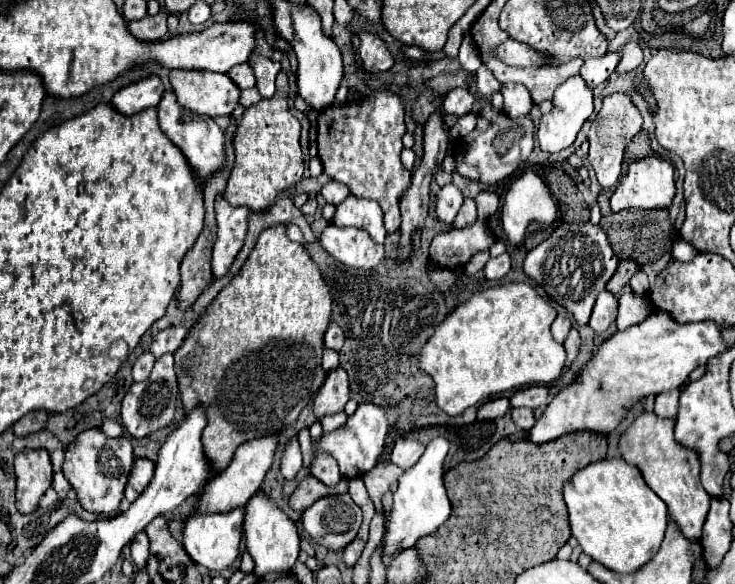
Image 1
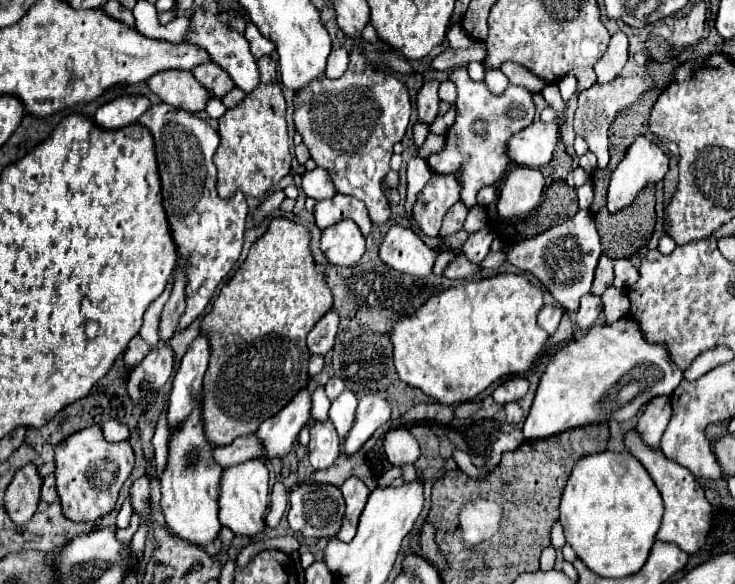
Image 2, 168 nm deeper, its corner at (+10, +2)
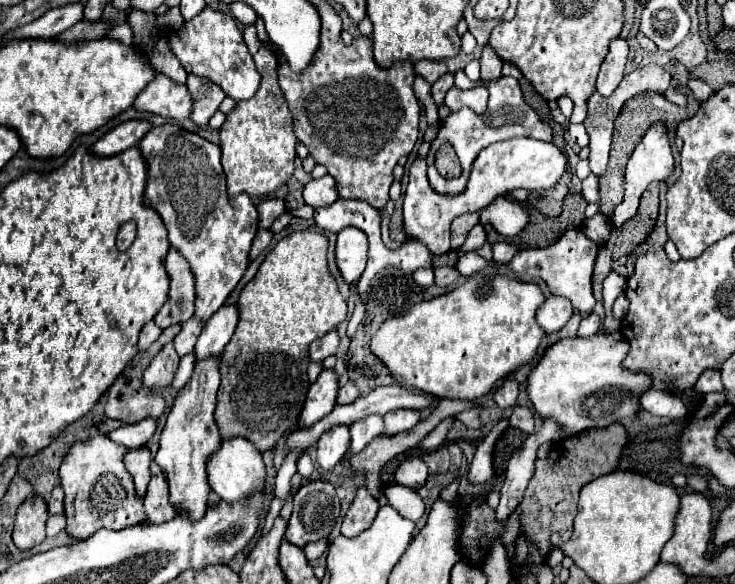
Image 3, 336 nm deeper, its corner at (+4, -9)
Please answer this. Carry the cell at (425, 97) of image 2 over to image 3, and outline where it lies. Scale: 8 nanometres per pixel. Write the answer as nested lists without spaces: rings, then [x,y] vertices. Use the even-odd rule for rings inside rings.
[[[446,72],[440,80],[436,80],[436,82],[432,84],[432,96],[434,96],[434,102],[436,102],[436,104],[442,104],[446,92],[448,92],[452,86],[454,86],[454,74],[452,74],[452,72]]]

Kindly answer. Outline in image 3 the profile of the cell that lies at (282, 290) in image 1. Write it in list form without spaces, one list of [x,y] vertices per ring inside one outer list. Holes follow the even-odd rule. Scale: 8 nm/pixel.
[[[304,230],[304,232],[292,232],[288,236],[284,236],[274,250],[270,250],[270,254],[264,258],[262,266],[258,268],[258,274],[244,286],[244,290],[240,292],[240,300],[238,300],[238,308],[240,308],[240,320],[238,320],[238,328],[234,332],[234,336],[230,338],[230,342],[226,344],[224,348],[224,354],[222,354],[222,384],[220,384],[220,390],[218,390],[218,406],[216,406],[216,424],[220,428],[220,436],[222,440],[228,440],[228,438],[234,438],[234,436],[242,436],[242,438],[248,438],[250,442],[254,442],[258,446],[260,452],[266,452],[266,450],[274,450],[278,440],[284,438],[290,430],[296,428],[296,420],[304,408],[304,400],[306,400],[306,392],[310,388],[310,382],[308,382],[308,374],[306,374],[306,368],[308,368],[308,346],[316,340],[316,338],[322,338],[326,332],[334,330],[342,320],[346,320],[346,300],[342,298],[342,294],[338,292],[338,286],[336,286],[336,280],[334,276],[330,274],[330,268],[328,268],[328,258],[326,258],[326,252],[328,252],[328,238],[320,232],[312,232],[312,230]]]

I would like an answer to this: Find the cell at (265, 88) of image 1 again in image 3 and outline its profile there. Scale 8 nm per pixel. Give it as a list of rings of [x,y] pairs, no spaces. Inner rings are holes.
[[[204,8],[196,18],[184,22],[180,30],[168,32],[166,40],[170,44],[172,54],[180,60],[182,68],[188,74],[194,74],[218,84],[226,92],[226,96],[234,98],[236,102],[248,100],[258,90],[258,84],[260,84],[258,70],[242,38],[242,32],[230,14],[214,8]]]

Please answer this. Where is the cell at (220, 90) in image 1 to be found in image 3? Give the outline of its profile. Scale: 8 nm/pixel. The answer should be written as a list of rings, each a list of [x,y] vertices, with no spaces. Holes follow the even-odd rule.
[[[156,72],[154,80],[134,98],[132,106],[140,112],[160,114],[162,118],[184,120],[190,116],[190,94],[186,92],[186,86],[180,86],[162,72]]]

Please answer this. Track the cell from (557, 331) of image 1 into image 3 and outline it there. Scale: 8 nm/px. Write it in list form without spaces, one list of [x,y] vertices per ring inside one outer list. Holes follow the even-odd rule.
[[[548,296],[544,304],[536,310],[536,322],[544,328],[544,332],[558,332],[568,318],[572,316],[572,304],[562,296]]]

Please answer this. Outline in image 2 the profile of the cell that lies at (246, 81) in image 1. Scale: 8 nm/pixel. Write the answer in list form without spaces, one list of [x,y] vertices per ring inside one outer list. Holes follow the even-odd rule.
[[[204,63],[204,65],[198,65],[198,69],[196,71],[192,71],[194,73],[194,77],[204,85],[204,87],[208,87],[208,91],[214,95],[214,97],[224,97],[230,89],[234,89],[236,85],[232,83],[232,77],[224,71],[224,69],[220,69],[220,65],[216,65],[216,63]]]

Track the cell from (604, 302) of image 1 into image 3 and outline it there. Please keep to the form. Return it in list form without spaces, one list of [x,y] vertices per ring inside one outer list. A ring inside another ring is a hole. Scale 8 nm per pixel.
[[[594,312],[586,314],[586,316],[582,318],[582,322],[580,322],[578,336],[592,336],[592,334],[596,334],[596,332],[600,330],[600,324],[602,324],[602,320],[600,320],[598,314],[594,314]]]

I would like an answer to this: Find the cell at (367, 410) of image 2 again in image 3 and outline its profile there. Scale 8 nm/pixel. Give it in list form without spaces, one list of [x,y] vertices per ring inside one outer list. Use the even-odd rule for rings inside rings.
[[[392,410],[384,416],[384,434],[390,436],[390,434],[398,434],[398,432],[404,432],[404,430],[410,430],[414,428],[422,418],[422,412],[418,410]]]

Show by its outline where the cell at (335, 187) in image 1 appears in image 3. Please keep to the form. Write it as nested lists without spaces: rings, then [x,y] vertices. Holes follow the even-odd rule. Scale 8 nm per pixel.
[[[324,176],[320,180],[310,180],[306,186],[304,186],[304,202],[312,208],[318,208],[318,206],[328,206],[330,202],[334,202],[338,198],[338,192],[336,192],[336,182],[332,176]]]

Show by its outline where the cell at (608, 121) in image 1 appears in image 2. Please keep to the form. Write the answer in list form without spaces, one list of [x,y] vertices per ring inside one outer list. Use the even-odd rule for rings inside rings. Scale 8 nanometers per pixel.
[[[626,77],[626,79],[614,79],[606,85],[592,85],[590,89],[582,91],[578,97],[578,109],[574,115],[574,131],[576,135],[584,137],[584,141],[588,143],[588,149],[598,157],[598,169],[604,169],[610,161],[608,155],[608,129],[612,125],[612,121],[616,119],[616,115],[624,109],[628,109],[634,101],[638,101],[638,97],[644,91],[644,81],[640,77]]]

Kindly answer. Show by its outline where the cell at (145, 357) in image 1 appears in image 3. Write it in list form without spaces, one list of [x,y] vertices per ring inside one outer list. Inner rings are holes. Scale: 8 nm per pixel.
[[[150,320],[150,322],[142,328],[142,332],[140,332],[138,348],[140,348],[140,350],[146,350],[146,348],[148,348],[160,334],[162,334],[162,328],[158,328],[158,326],[154,324],[154,320]]]

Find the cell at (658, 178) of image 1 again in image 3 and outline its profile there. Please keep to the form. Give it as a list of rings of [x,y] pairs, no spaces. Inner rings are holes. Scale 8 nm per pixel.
[[[654,122],[648,132],[644,134],[644,138],[640,140],[640,144],[636,146],[636,150],[632,152],[628,166],[626,166],[626,192],[624,192],[624,200],[614,208],[614,216],[612,216],[612,224],[616,228],[620,228],[624,222],[632,220],[636,210],[638,210],[638,202],[642,192],[648,188],[650,182],[654,180],[666,180],[674,170],[674,158],[672,158],[672,148],[670,148],[670,140],[666,134],[666,126],[662,122]]]

